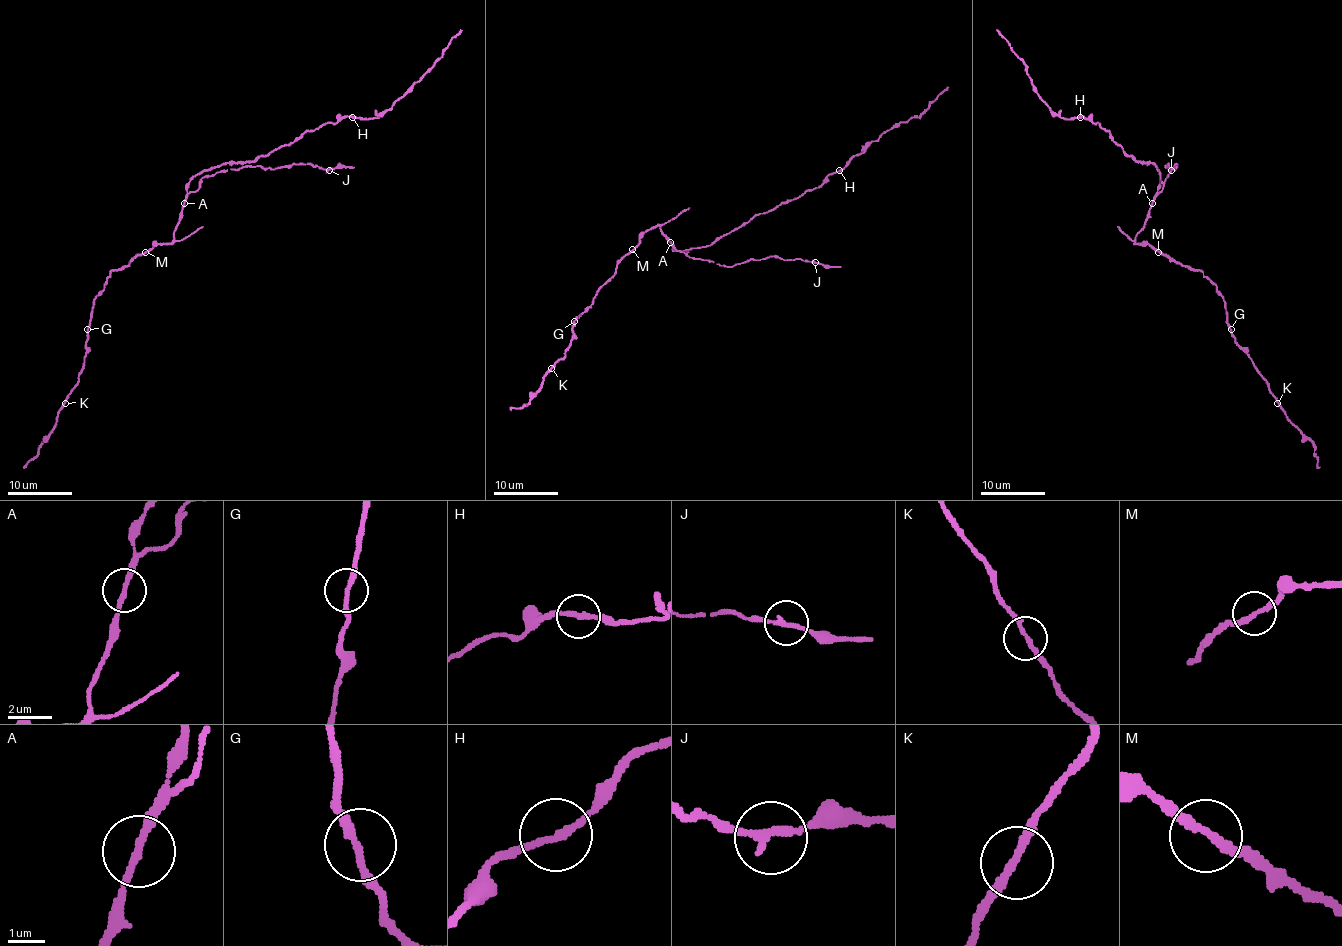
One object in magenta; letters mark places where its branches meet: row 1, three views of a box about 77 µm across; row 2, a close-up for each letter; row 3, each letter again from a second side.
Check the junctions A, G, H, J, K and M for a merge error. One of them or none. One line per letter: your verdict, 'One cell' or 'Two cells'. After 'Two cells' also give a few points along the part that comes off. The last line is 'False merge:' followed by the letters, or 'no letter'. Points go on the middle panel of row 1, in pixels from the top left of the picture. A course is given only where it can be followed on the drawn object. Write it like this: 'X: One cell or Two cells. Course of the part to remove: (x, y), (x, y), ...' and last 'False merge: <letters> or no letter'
A: One cell
G: One cell
H: Two cells. Course of the part to remove: (839, 170), (902, 122), (918, 117), (949, 86)
J: One cell
K: One cell
M: One cell
False merge: H

